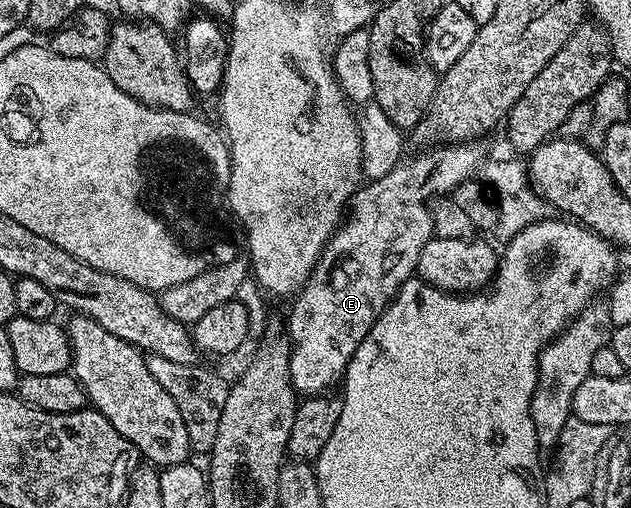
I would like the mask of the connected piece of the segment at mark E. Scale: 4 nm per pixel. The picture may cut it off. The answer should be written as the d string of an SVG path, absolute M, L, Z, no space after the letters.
M475 142L439 144L434 148L424 149L420 154L423 154L420 158L408 157L402 164L395 166L389 176L381 176L360 185L349 200L349 217L331 235L309 280L294 295L290 303L291 315L285 318L285 329L291 337L289 376L296 395L322 395L330 391L327 389L335 381L336 385L346 375L349 360L353 352L357 352L361 340L365 340L401 284L405 284L416 273L421 248L425 248L435 232L429 203L440 196L450 195L461 183L468 181L474 175L471 173L480 169L485 158L482 148Z

